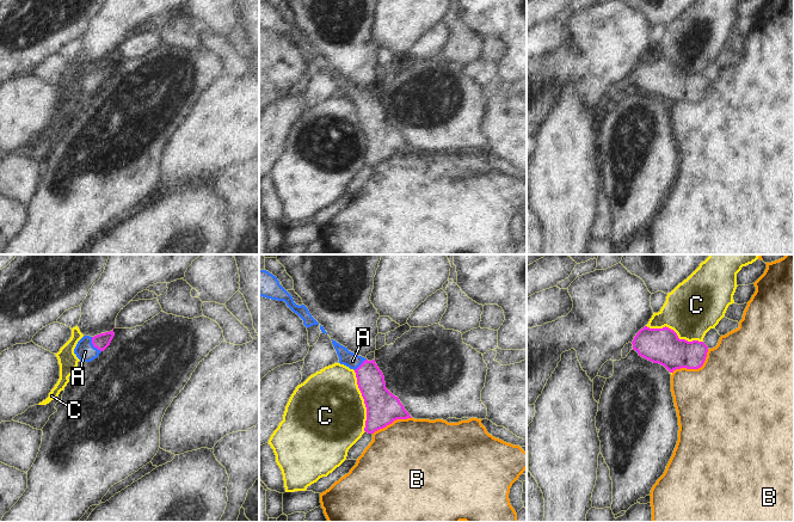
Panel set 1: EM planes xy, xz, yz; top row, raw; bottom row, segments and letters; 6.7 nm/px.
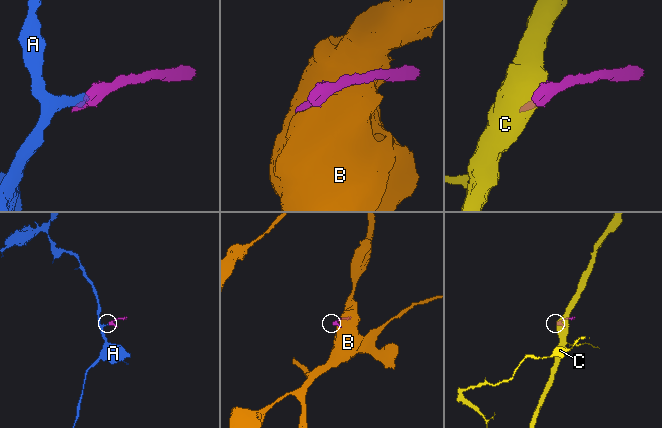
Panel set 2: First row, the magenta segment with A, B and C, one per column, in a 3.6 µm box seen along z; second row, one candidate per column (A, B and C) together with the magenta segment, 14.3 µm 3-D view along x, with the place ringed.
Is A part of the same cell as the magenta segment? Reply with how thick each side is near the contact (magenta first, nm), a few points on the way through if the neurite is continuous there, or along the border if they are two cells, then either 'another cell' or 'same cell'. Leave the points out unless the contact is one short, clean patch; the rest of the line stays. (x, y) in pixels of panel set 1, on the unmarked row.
100/140 nm | across xy (100, 74), (93, 78), (85, 84) | same cell

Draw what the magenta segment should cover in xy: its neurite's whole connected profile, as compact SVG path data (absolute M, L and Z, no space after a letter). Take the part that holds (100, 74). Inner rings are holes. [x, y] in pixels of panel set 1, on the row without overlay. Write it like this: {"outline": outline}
{"outline": "M110 65L100 66L94 69L84 68L76 76L74 86L80 94L91 94L99 88L111 75L115 66Z"}

